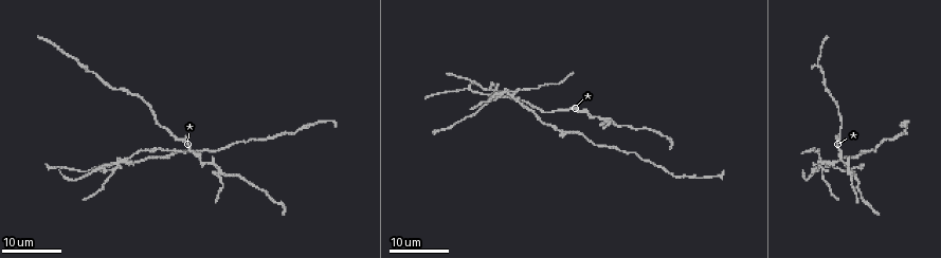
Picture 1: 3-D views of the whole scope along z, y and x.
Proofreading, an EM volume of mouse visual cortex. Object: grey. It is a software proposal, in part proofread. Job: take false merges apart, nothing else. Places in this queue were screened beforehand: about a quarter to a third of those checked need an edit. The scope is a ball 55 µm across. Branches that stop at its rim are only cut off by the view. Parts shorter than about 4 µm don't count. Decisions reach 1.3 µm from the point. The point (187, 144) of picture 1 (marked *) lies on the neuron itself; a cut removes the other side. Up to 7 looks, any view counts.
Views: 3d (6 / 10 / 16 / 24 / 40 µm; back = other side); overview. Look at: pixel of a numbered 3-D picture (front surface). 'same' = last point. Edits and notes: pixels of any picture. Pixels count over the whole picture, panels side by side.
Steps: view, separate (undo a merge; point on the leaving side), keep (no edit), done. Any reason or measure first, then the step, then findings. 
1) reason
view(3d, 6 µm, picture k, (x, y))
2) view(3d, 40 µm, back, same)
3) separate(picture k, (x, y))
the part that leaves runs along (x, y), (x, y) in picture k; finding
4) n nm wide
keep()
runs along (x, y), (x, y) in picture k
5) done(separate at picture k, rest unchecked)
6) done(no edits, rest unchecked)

two arms in line, one across
view(3d, 16 µm, picture 1, (180, 140))

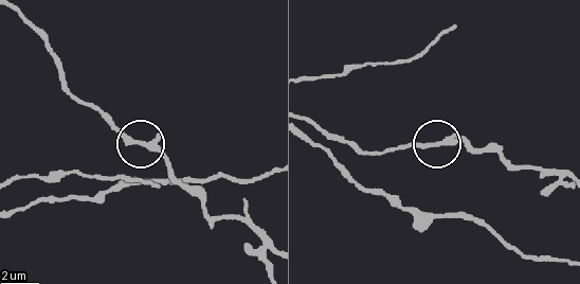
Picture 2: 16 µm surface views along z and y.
view(3d, 6 µm, picture 2, (139, 142))

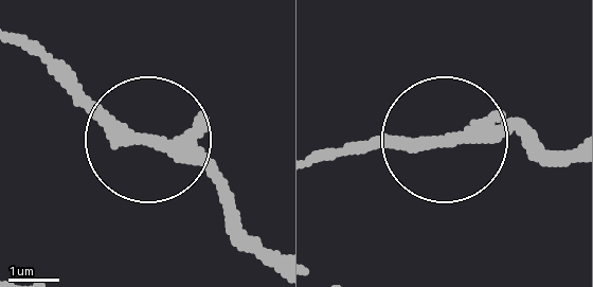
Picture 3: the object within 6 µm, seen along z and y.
keep()
runs along (211, 180), (109, 121), (25, 36) in picture 3; all the same neuron

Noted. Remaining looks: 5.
three-way junction
view(3d, 24 µm, picture 1, (565, 134))

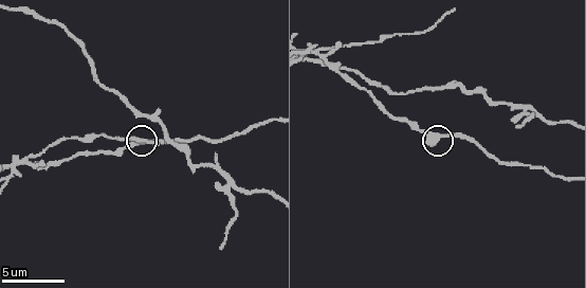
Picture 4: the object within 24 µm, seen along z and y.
view(3d, 10 µm, picture 4, (437, 135))

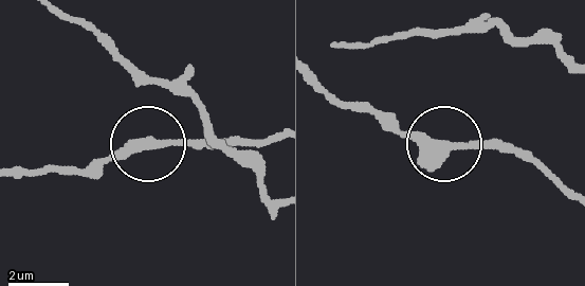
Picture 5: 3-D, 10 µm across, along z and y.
keep()
all the same neuron

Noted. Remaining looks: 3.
view(3d, 24 µm, picture 1, (857, 185))

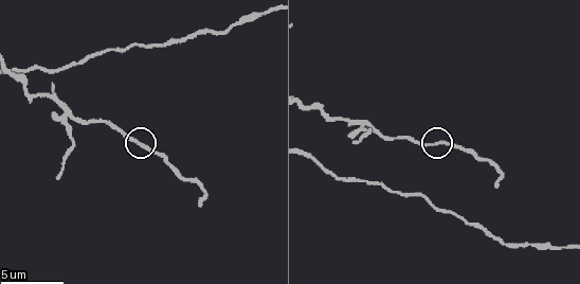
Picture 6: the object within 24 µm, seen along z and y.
view(3d, 6 µm, picture 6, (433, 143))

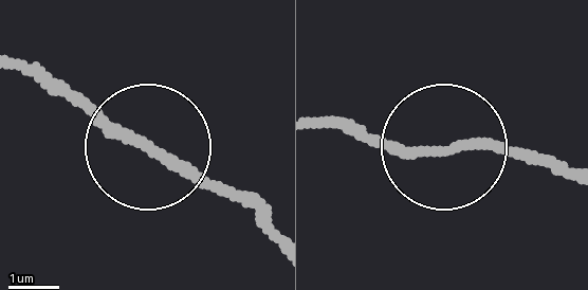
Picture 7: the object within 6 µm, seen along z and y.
190 nm wide
keep()
runs along (316, 123), (354, 123), (405, 148), (518, 148), (569, 173) in picture 7; all the same neuron

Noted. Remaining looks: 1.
done(no edits, rest unchecked)

